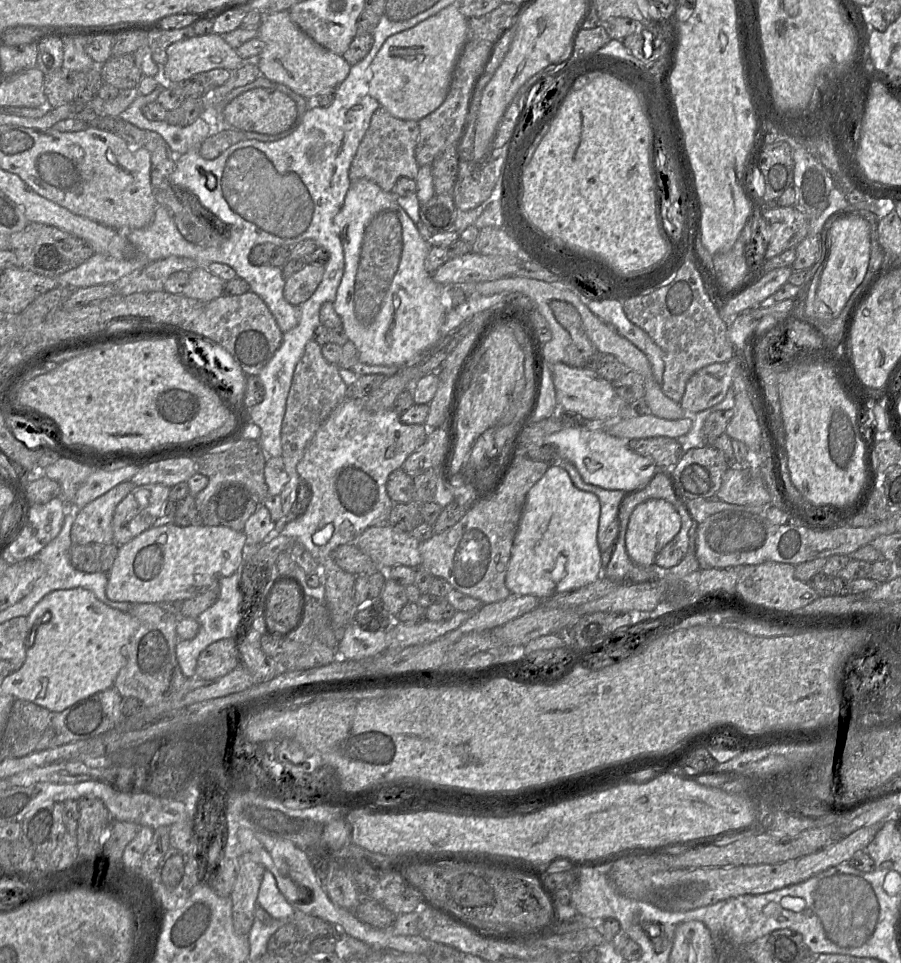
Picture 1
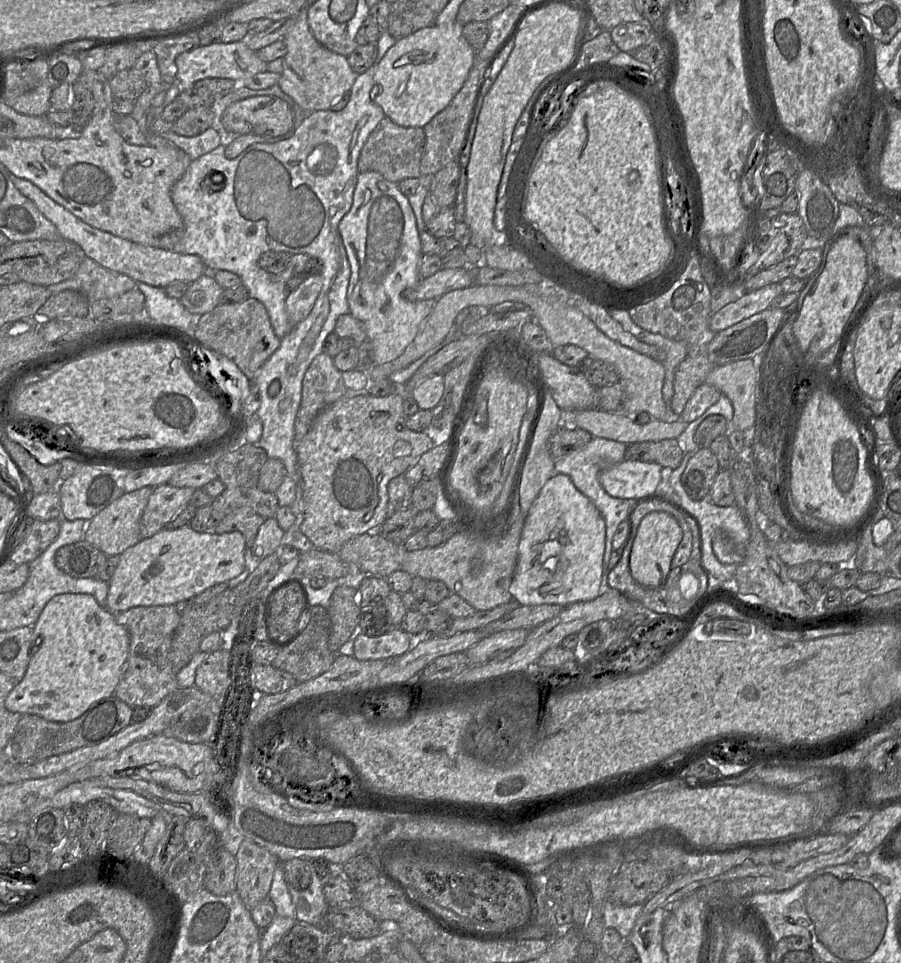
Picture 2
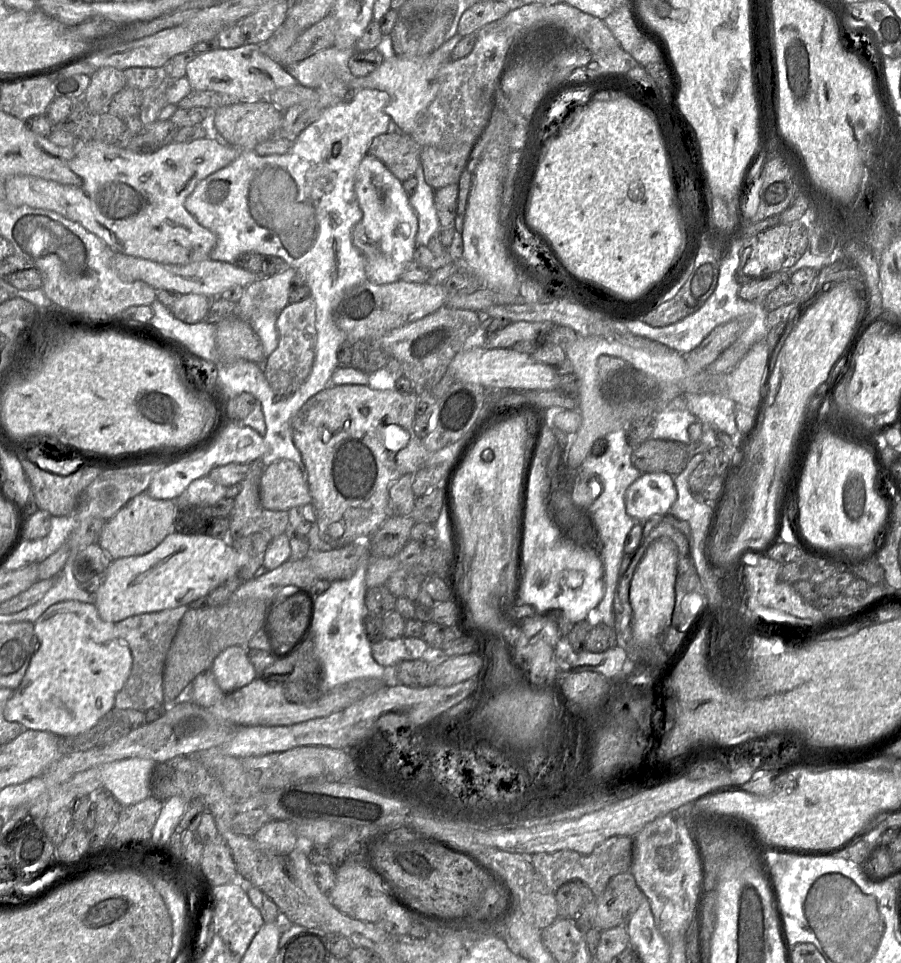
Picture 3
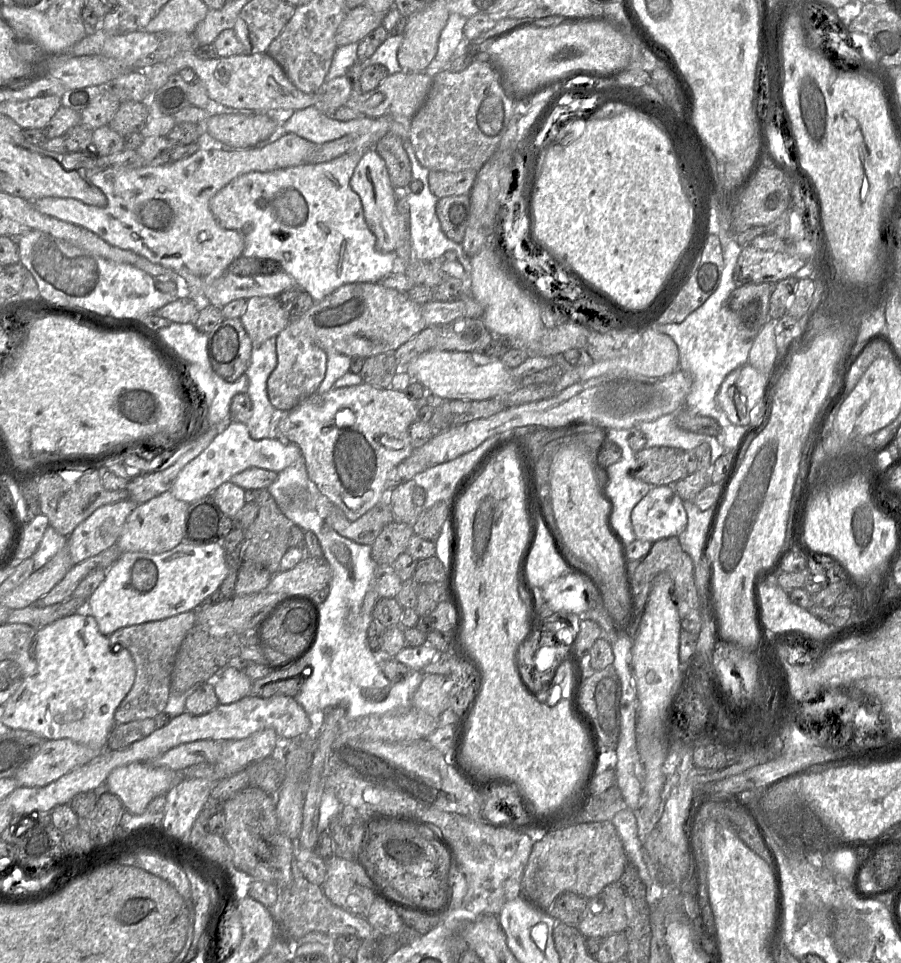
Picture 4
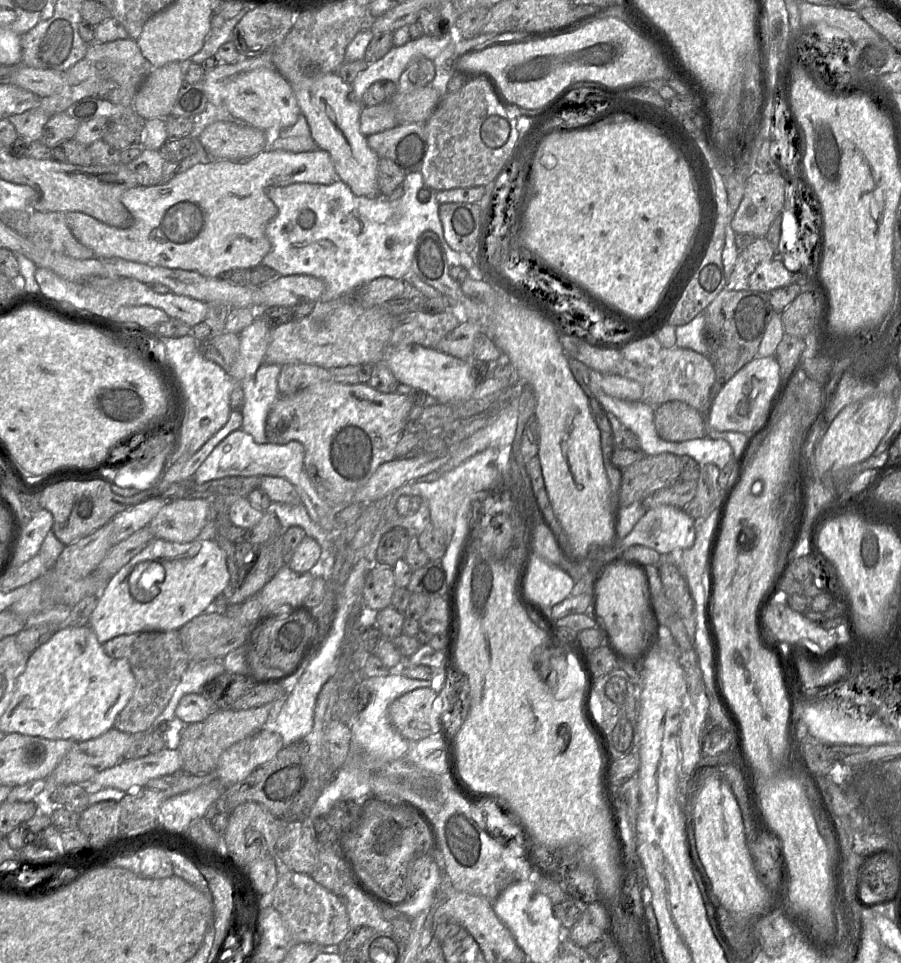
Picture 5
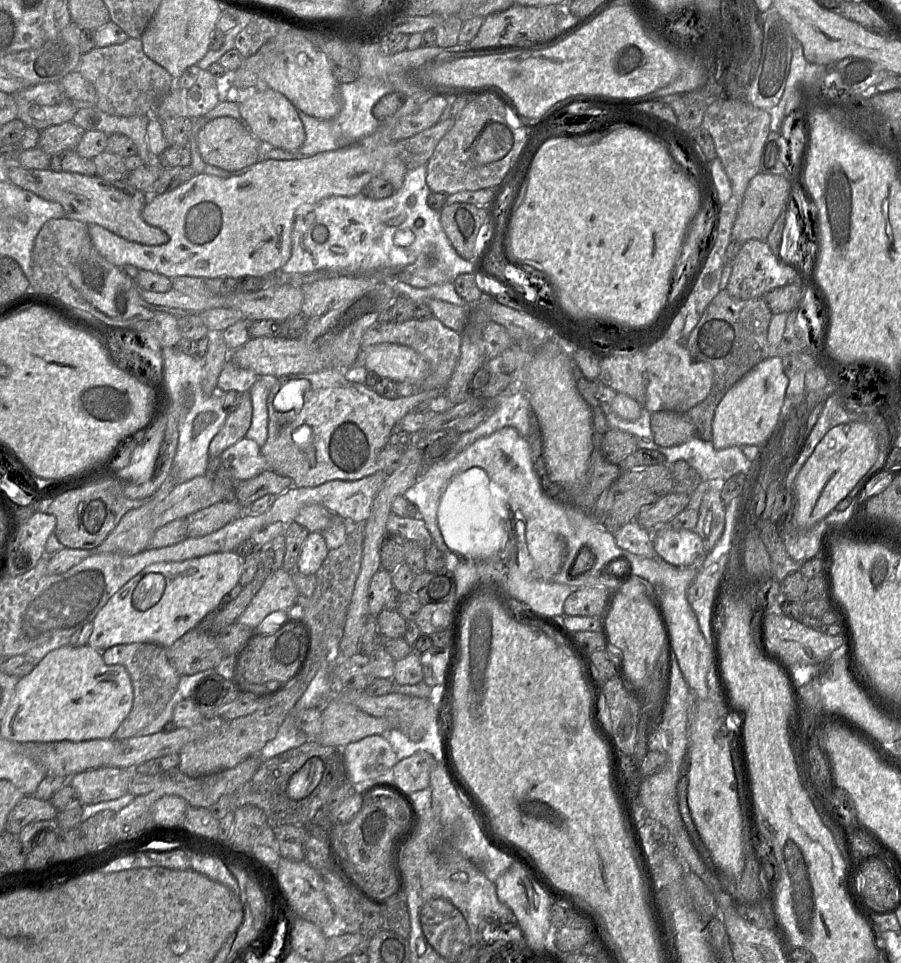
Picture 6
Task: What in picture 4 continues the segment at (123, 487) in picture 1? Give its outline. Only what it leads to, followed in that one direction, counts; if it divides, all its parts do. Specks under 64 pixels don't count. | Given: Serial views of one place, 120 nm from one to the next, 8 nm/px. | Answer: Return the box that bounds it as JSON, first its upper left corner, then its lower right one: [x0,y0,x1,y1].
[116,491,189,554]

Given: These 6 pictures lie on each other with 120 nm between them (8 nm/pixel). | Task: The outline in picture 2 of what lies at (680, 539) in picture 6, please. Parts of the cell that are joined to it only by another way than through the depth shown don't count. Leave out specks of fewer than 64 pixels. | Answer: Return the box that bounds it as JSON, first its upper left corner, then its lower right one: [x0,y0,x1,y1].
[599,459,662,505]

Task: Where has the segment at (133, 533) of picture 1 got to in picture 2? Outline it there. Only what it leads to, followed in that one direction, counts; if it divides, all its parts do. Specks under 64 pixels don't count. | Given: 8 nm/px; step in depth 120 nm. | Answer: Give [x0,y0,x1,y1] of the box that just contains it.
[140,484,195,538]

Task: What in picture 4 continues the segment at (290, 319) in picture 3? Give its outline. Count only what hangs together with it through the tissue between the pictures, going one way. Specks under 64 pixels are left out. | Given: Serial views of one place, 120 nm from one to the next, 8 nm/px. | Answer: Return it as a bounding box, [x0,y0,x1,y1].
[267,320,327,410]

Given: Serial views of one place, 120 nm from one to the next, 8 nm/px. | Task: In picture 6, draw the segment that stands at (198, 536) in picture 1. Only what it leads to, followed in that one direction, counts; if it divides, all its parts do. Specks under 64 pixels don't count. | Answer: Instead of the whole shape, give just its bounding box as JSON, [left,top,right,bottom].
[88,551,242,653]

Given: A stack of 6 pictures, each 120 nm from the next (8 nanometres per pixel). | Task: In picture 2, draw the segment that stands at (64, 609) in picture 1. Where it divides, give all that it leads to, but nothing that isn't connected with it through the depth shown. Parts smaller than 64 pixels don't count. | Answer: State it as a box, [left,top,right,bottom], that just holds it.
[6,593,130,722]

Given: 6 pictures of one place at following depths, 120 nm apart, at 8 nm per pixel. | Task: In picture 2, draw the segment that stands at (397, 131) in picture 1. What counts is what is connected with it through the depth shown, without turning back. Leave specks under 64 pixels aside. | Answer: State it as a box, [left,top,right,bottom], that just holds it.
[358,117,425,183]

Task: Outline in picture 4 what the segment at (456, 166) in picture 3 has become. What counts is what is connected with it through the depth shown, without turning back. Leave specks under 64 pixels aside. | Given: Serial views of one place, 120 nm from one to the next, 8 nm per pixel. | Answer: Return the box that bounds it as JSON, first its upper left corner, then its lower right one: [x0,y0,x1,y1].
[428,170,478,198]

